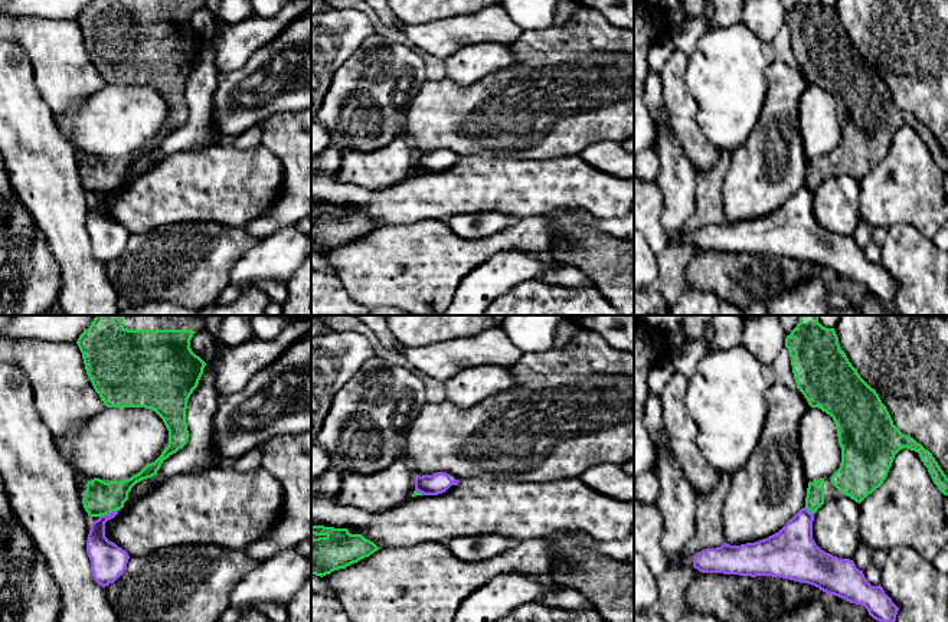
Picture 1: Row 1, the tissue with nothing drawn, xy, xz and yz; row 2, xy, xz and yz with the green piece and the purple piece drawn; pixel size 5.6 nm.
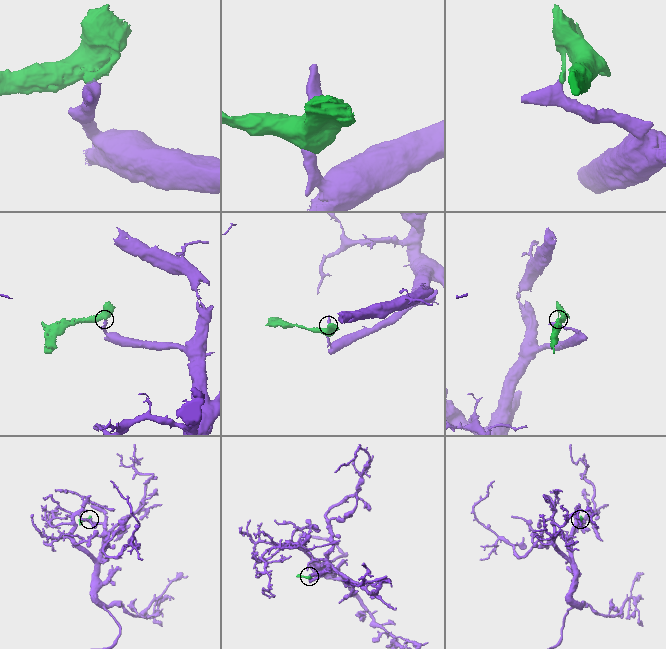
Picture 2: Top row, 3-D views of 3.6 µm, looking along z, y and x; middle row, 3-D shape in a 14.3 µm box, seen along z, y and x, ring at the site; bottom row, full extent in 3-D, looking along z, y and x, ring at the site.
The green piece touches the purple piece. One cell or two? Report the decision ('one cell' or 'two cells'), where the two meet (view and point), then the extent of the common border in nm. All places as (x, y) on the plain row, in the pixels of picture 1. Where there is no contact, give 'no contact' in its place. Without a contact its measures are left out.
two cells; meets green in xy at (108, 190); contact 120 nm long

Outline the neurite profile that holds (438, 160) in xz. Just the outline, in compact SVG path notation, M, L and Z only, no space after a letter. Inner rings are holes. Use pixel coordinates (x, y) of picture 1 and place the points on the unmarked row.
M435 150L432 153L416 153L415 168L424 173L438 173L458 161L460 156L448 150Z

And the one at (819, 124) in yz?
M810 85L800 99L798 127L808 160L834 151L841 141L841 125L833 95Z

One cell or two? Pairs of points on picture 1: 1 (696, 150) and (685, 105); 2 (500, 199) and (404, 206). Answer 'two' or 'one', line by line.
1: one
2: one

